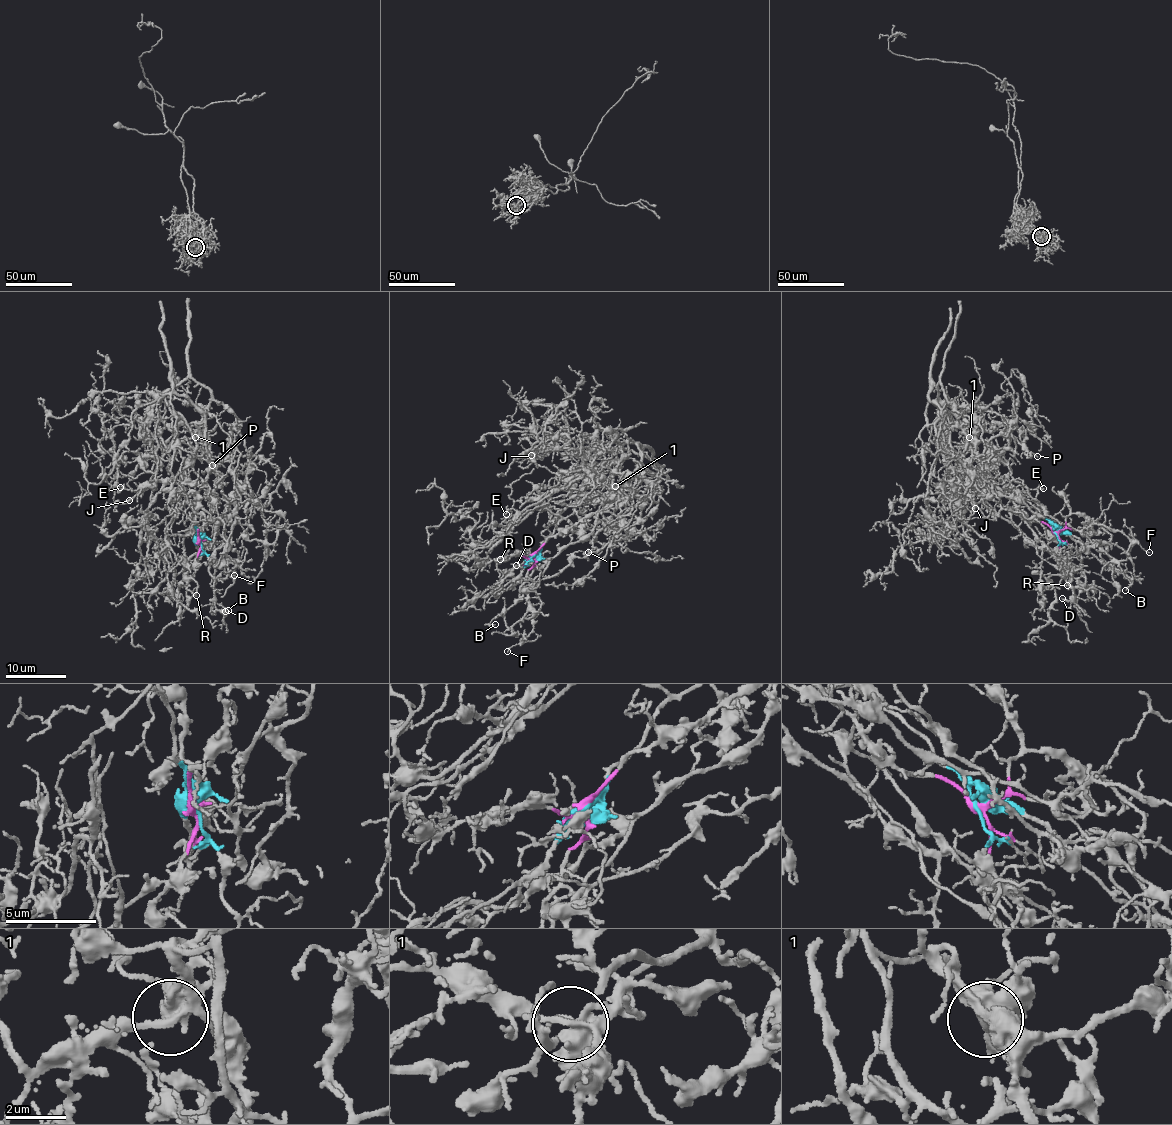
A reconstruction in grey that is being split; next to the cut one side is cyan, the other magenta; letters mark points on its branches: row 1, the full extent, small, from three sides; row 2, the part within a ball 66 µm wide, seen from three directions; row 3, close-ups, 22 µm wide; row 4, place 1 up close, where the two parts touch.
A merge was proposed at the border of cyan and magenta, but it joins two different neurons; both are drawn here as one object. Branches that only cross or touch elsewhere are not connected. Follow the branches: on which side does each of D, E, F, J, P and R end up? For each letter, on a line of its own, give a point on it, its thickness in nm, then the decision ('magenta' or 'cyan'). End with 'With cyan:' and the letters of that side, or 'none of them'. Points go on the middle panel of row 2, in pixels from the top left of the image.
D: (516, 565) | 140 nm | cyan
E: (506, 514) | 140 nm | magenta
F: (507, 651) | 100 nm | cyan
J: (531, 455) | 120 nm | cyan
P: (588, 552) | 150 nm | magenta
R: (500, 559) | 120 nm | magenta
With cyan: D, F, J

